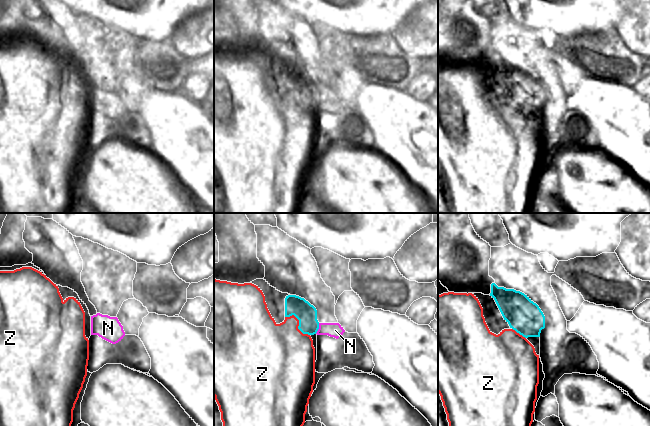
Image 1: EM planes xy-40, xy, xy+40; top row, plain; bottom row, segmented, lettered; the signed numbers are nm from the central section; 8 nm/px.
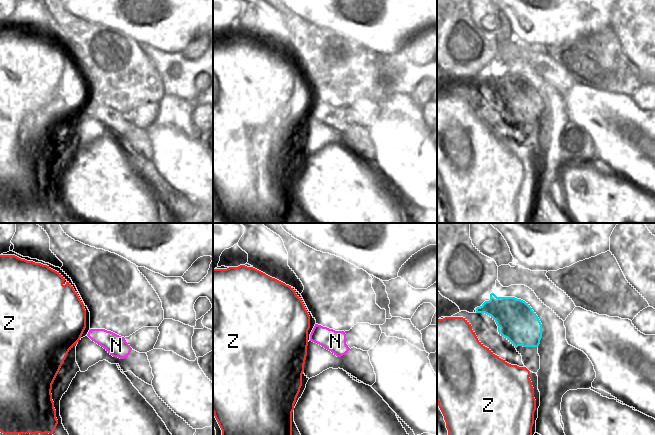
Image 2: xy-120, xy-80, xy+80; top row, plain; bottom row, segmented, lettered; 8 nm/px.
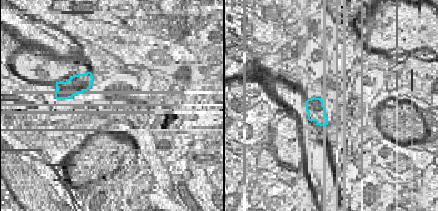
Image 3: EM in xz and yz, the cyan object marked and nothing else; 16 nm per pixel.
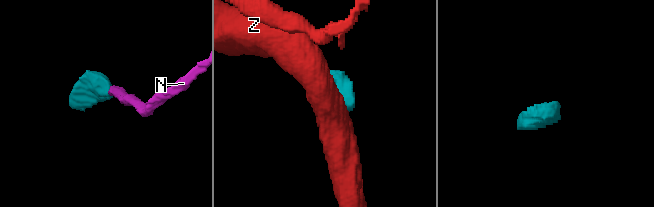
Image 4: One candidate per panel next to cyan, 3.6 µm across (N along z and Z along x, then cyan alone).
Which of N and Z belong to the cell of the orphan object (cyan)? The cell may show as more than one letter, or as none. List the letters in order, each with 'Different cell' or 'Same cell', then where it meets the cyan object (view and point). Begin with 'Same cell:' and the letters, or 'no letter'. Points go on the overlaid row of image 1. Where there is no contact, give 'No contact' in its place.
Same cell: N
N: Same cell. Touches cyan at xy (318, 328)
Z: Different cell. Touches cyan at xy (299, 323).

